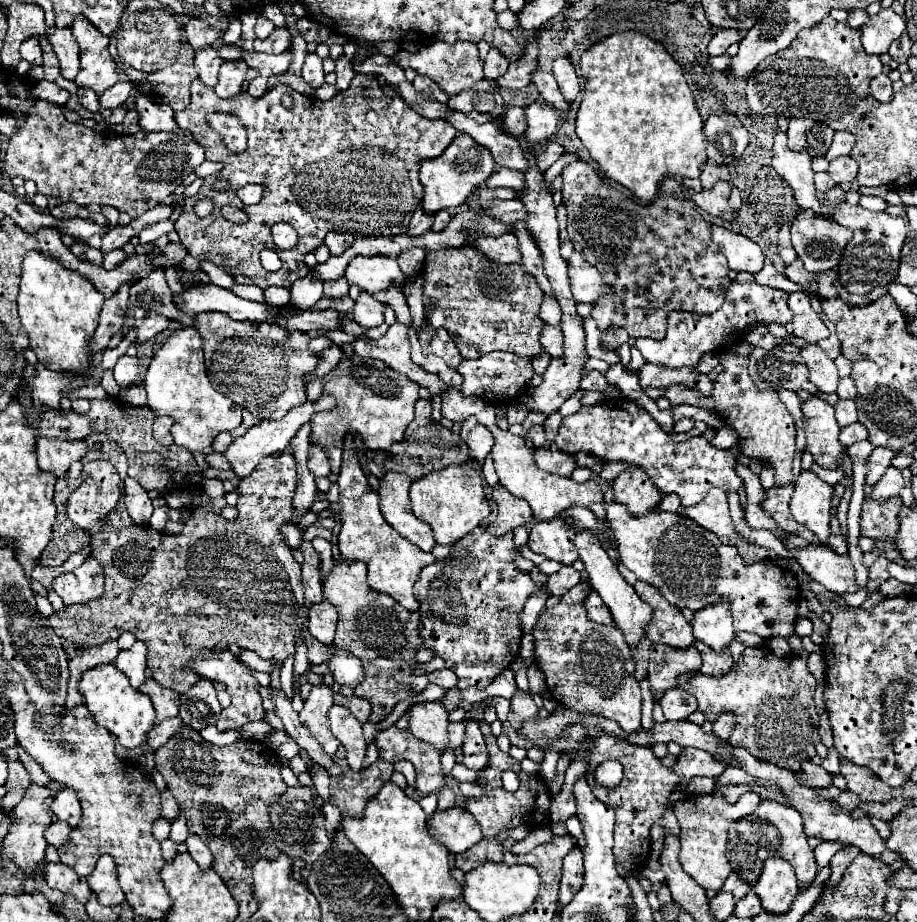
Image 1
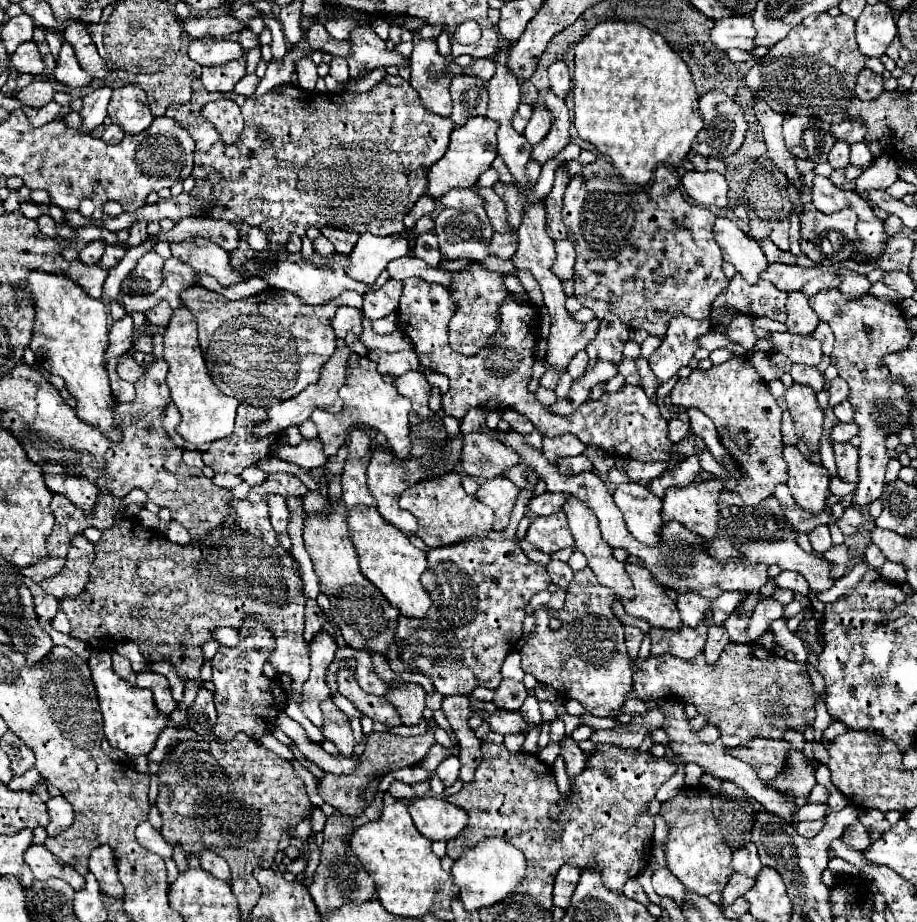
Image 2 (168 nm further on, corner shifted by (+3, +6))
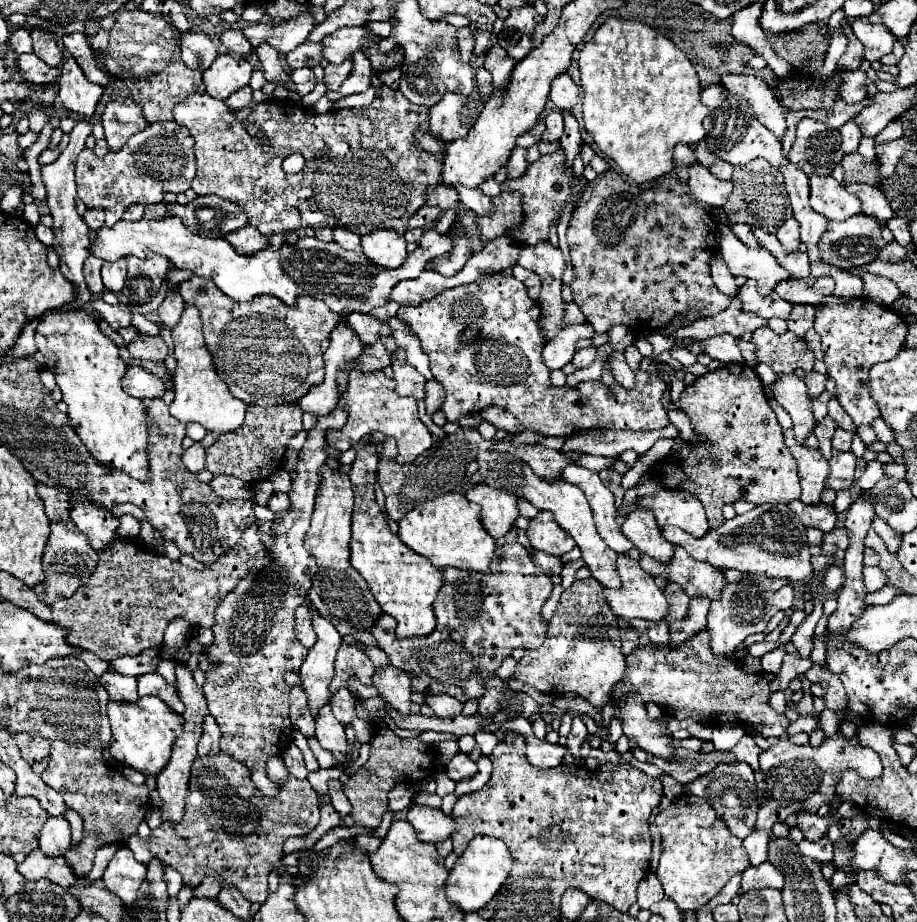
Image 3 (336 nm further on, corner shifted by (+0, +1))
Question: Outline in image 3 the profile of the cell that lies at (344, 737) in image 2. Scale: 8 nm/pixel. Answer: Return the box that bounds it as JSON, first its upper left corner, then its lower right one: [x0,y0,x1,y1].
[315,705,347,753]

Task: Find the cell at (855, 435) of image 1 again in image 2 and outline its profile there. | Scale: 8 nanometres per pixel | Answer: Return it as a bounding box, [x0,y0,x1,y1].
[832,422,858,442]

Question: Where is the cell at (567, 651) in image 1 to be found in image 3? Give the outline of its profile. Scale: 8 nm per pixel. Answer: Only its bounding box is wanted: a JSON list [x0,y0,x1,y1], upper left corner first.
[513,577,625,709]

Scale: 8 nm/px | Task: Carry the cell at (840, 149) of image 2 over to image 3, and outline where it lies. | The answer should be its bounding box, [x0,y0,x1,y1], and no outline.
[839,121,861,153]

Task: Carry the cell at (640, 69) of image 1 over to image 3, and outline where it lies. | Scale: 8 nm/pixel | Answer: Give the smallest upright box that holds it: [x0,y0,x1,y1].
[579,17,707,183]

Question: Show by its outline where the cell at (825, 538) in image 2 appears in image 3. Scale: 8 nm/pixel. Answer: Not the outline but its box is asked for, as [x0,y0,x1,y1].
[807,527,823,555]

